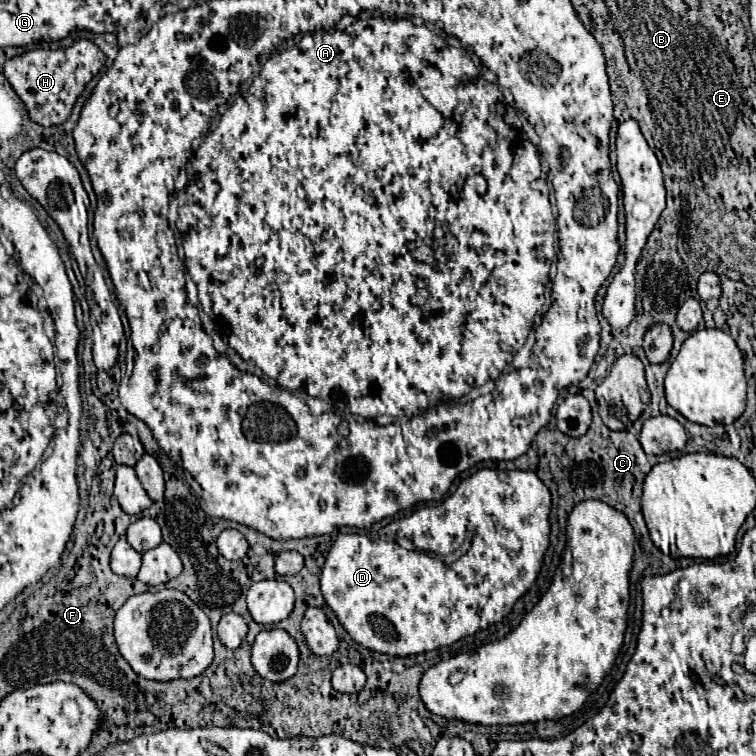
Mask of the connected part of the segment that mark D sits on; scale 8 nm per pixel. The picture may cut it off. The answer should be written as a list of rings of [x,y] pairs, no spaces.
[[[481,469],[475,475],[471,475],[465,481],[461,481],[457,491],[451,497],[447,497],[443,503],[417,509],[409,517],[403,517],[399,521],[389,523],[373,539],[369,539],[367,535],[361,535],[361,533],[339,533],[335,543],[333,543],[333,547],[329,549],[327,561],[325,561],[323,571],[321,571],[323,597],[325,597],[327,605],[335,611],[335,615],[339,617],[339,623],[345,627],[345,631],[359,645],[363,645],[367,649],[373,649],[373,651],[379,651],[379,653],[387,653],[387,655],[405,657],[405,655],[417,655],[417,653],[433,651],[437,647],[451,645],[451,643],[459,641],[461,637],[473,635],[473,633],[477,633],[481,629],[487,629],[491,623],[501,621],[513,609],[513,603],[533,585],[533,581],[539,575],[539,569],[541,569],[541,563],[543,563],[543,555],[545,555],[547,545],[549,545],[549,507],[551,507],[551,493],[543,485],[543,481],[535,475],[535,471]]]

